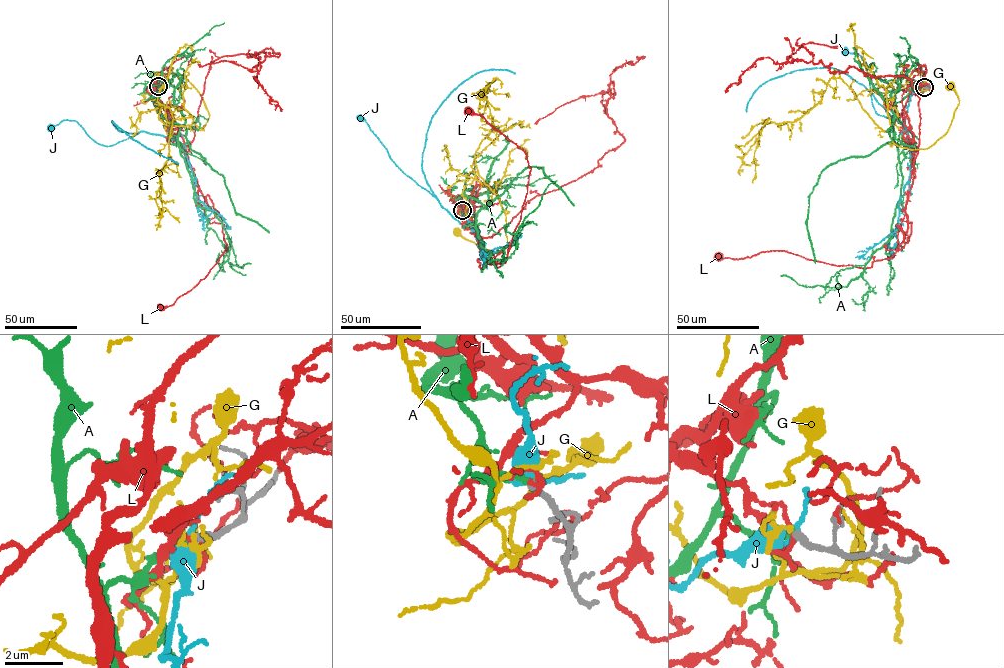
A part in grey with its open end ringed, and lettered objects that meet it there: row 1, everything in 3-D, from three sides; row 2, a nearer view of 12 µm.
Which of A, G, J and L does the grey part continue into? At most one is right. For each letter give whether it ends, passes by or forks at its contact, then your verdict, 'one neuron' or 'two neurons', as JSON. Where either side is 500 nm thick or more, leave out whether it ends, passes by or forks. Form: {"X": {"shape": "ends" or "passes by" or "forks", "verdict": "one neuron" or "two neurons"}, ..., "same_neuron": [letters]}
{"A": {"shape": "ends", "verdict": "one neuron"}, "G": {"shape": "forks", "verdict": "two neurons"}, "J": {"shape": "passes by", "verdict": "two neurons"}, "L": {"shape": "forks", "verdict": "two neurons"}, "same_neuron": ["A"]}

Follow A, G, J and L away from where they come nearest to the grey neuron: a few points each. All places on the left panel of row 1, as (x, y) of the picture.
A: (158, 85), (151, 97), (157, 111), (181, 126), (178, 146), (194, 201), (220, 220), (228, 262), (251, 263)
G: (158, 86), (141, 101), (183, 107), (203, 128), (209, 115), (195, 88), (176, 73), (158, 75)
J: (158, 85), (170, 137), (141, 131), (105, 146), (75, 121), (51, 126)
L: (158, 86), (161, 119), (180, 134), (227, 245), (204, 279), (160, 307)

